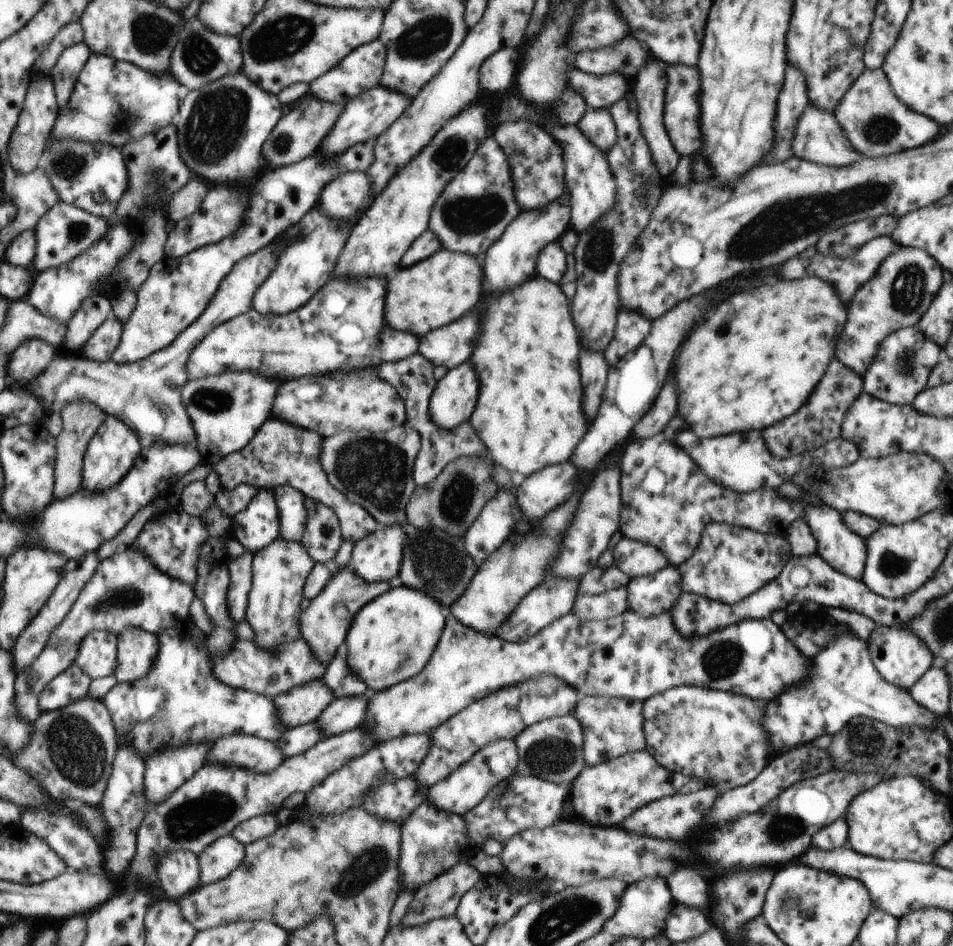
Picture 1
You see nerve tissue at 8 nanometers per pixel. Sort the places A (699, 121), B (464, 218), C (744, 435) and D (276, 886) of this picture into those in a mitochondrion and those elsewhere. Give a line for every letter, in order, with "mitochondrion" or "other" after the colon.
A: other
B: mitochondrion
C: other
D: other

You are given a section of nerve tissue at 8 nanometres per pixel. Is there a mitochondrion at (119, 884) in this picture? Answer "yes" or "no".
no

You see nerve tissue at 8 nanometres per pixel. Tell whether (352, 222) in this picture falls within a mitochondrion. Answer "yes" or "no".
no

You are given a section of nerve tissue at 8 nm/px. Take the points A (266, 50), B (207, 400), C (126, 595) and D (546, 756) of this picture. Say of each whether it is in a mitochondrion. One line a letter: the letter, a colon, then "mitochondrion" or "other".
A: mitochondrion
B: mitochondrion
C: mitochondrion
D: mitochondrion

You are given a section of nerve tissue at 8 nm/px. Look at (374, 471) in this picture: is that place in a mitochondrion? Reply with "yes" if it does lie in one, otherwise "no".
yes

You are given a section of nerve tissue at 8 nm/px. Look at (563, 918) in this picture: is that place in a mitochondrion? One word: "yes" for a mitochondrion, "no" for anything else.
yes

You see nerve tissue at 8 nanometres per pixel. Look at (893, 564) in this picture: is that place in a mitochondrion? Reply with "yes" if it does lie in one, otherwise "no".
yes

